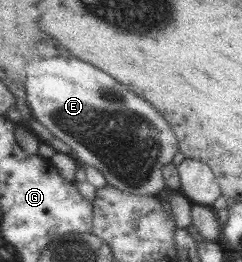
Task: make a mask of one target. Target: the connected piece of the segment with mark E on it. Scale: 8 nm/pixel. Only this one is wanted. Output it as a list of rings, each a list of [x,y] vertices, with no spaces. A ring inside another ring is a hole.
[[[76,58],[30,62],[23,86],[31,116],[70,147],[80,166],[96,168],[109,186],[121,192],[143,196],[166,189],[161,169],[176,154],[176,135],[146,100]]]

